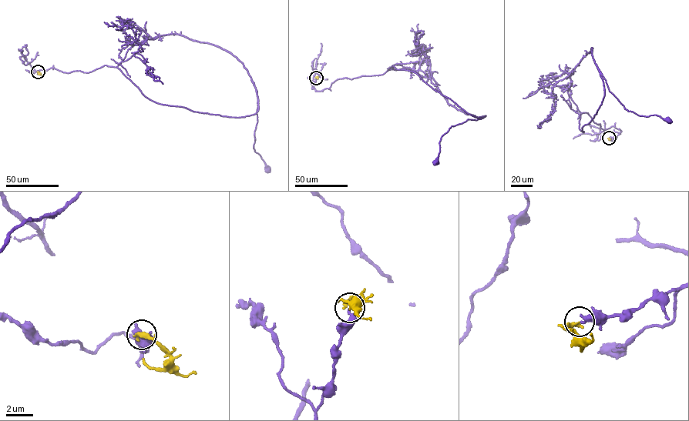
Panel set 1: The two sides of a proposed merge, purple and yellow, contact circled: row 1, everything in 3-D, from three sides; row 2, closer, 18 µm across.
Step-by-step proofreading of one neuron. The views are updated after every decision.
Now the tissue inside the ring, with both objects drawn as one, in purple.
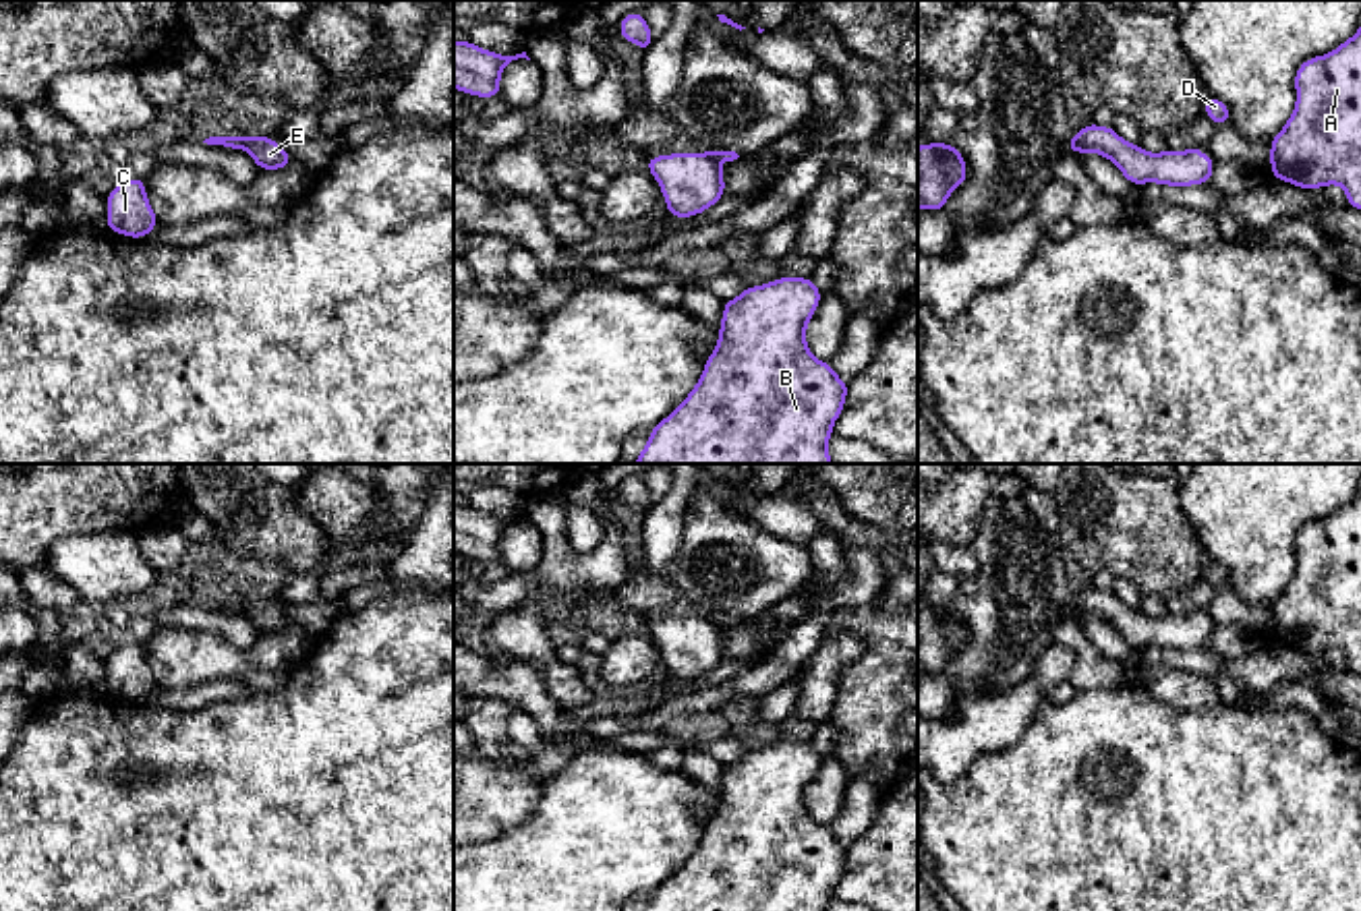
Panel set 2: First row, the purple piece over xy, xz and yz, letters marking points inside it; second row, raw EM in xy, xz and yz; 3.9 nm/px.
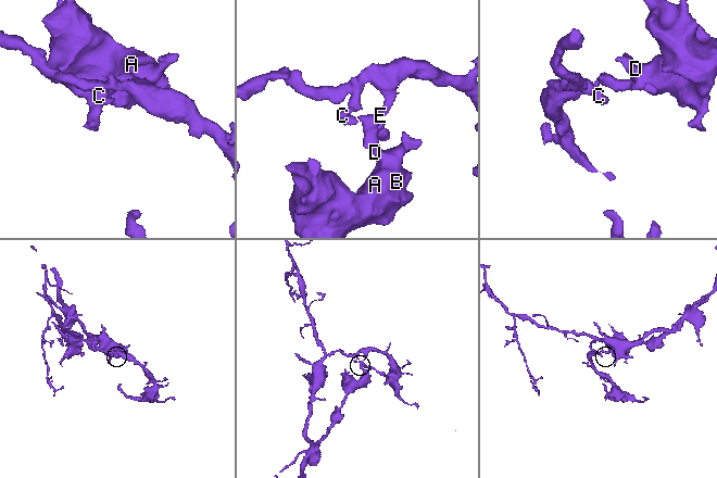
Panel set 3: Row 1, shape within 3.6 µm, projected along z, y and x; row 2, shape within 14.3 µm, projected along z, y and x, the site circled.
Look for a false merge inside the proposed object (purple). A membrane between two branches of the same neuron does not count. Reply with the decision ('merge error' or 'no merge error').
merge error

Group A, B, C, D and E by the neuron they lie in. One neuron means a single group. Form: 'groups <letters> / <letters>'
groups A B D / C E

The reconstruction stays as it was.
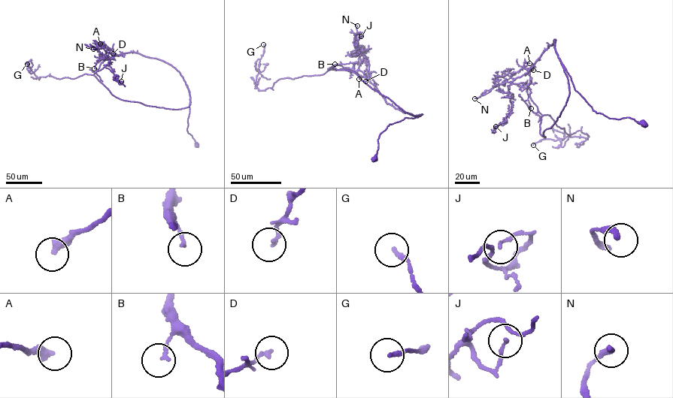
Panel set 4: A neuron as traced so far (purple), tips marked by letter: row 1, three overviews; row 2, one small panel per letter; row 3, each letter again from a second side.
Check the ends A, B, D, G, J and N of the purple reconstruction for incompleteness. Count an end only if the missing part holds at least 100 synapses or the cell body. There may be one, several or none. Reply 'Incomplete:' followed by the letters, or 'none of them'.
Incomplete: none of them

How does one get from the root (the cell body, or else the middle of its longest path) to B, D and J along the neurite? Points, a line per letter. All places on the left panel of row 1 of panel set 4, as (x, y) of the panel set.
B: (197, 145), (186, 130), (189, 89), (174, 67), (162, 60), (131, 52), (115, 53), (101, 59), (94, 68)
D: (197, 145), (186, 130), (189, 92), (180, 72), (162, 60), (137, 52), (113, 53)
J: (197, 145), (186, 130), (189, 92), (179, 71), (162, 60), (137, 52), (114, 55), (104, 66), (121, 81)

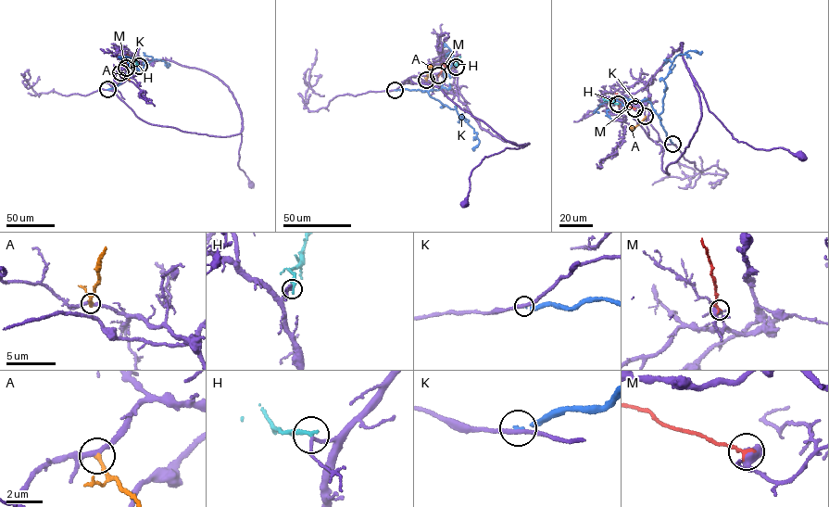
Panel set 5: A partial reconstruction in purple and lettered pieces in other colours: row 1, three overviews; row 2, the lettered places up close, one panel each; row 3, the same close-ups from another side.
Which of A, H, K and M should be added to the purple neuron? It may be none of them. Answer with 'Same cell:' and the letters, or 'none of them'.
Same cell: H

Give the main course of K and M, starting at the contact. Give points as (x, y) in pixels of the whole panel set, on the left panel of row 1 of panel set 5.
K: (107, 90), (119, 84), (153, 59), (163, 60), (169, 64), (169, 67)
M: (126, 68), (127, 54)

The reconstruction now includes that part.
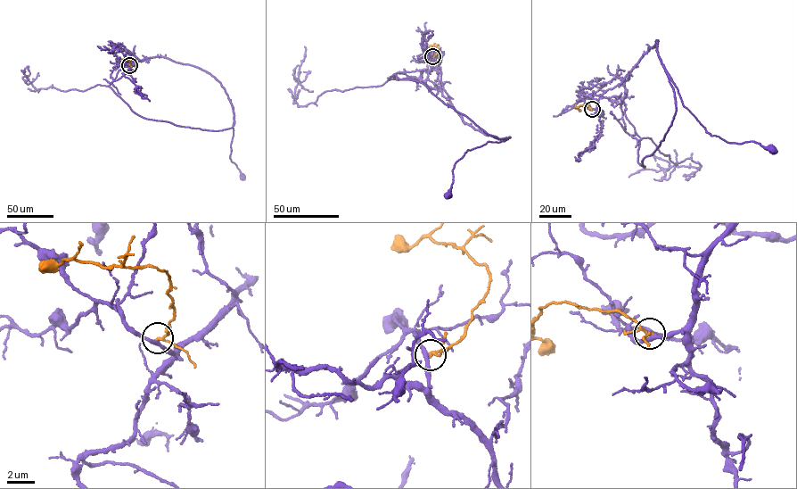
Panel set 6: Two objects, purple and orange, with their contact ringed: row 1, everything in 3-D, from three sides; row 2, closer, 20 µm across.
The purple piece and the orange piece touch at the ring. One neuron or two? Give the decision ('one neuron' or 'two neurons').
one neuron

